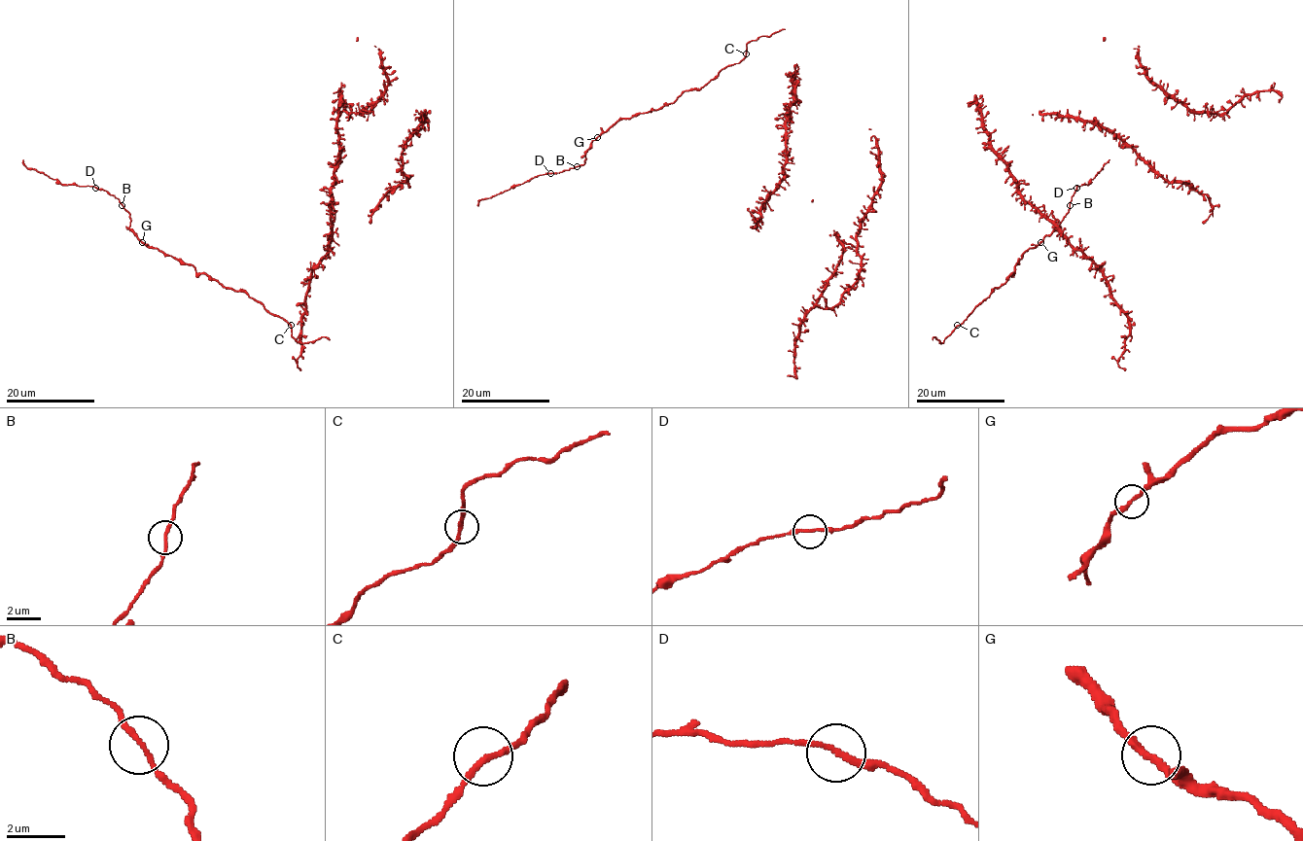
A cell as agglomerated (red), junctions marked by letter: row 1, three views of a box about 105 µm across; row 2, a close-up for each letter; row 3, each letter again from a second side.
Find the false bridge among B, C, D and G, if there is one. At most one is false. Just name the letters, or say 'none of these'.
none of these

